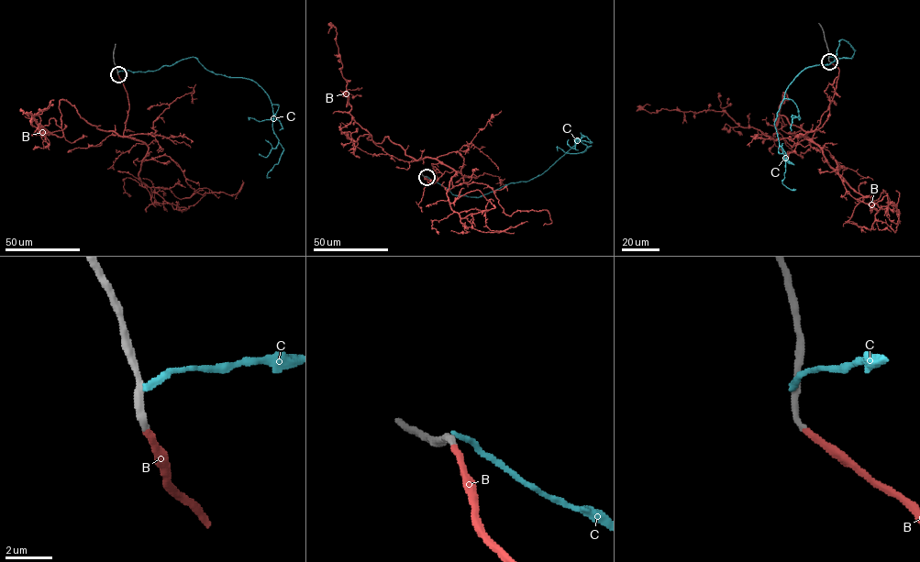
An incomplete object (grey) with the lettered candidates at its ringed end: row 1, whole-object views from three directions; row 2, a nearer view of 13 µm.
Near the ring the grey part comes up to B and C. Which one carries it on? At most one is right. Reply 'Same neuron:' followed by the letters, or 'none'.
Same neuron: B

